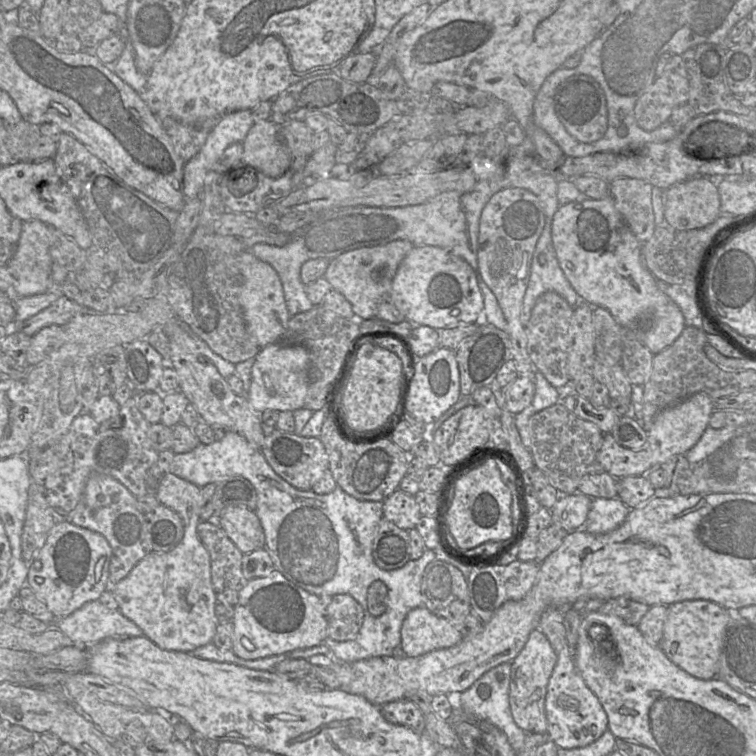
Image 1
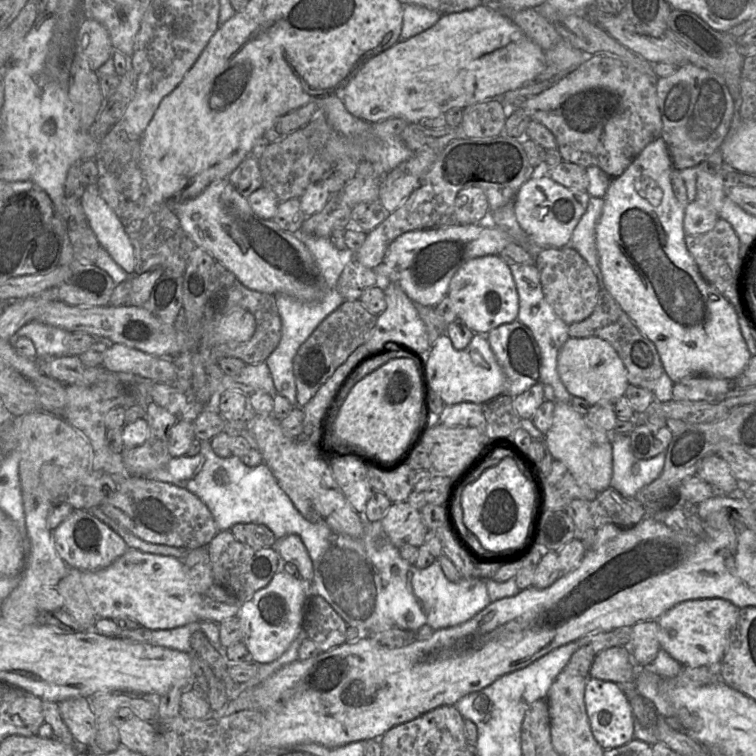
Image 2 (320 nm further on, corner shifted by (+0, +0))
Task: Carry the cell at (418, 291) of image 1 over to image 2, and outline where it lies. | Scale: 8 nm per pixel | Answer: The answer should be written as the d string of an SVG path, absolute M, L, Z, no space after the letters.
M487 255L464 263L452 277L447 296L456 318L475 334L487 335L492 329L517 320L519 297L509 265L499 255Z

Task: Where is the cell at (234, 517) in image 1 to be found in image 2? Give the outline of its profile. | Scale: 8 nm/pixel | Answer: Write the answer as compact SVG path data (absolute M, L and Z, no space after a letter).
M288 535L276 539L272 547L287 563L294 564L305 582L310 583L313 578L313 565L311 558L301 538L297 535Z

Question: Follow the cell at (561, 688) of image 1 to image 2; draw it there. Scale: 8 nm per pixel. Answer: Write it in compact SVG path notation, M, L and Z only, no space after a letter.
M588 677L584 699L593 736L604 750L623 746L634 739L632 707L617 683Z

